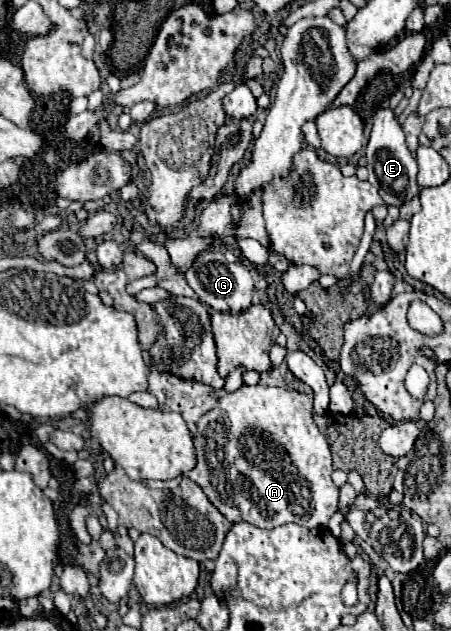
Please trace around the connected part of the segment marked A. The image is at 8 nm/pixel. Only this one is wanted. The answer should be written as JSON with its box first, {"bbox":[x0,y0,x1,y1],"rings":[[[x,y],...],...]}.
{"bbox":[184,386,338,528],"rings":[[[240,386],[236,392],[226,394],[222,398],[216,400],[216,406],[206,412],[200,420],[198,420],[198,434],[194,436],[194,448],[196,448],[196,458],[198,464],[194,466],[194,470],[186,472],[184,476],[188,476],[190,480],[194,480],[198,486],[202,486],[202,490],[206,492],[208,500],[230,520],[230,522],[250,522],[254,526],[260,528],[274,528],[274,526],[282,526],[288,522],[296,522],[302,524],[306,528],[320,528],[320,526],[328,526],[330,516],[336,512],[338,508],[338,488],[334,486],[330,474],[332,474],[332,458],[330,458],[330,446],[326,442],[326,438],[322,436],[322,432],[318,430],[318,426],[312,420],[312,396],[310,394],[302,394],[290,388],[272,388],[272,386]]]}

